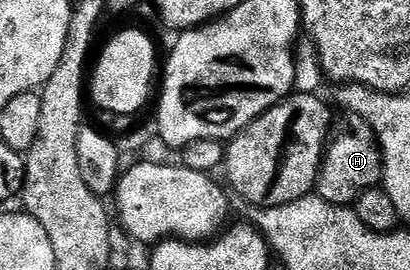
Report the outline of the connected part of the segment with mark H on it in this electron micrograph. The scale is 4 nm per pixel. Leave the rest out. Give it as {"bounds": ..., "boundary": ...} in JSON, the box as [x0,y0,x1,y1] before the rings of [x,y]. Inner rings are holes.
{"bounds":[317,111,383,207],"boundary":[[[347,111],[342,114],[344,117],[337,121],[337,128],[330,138],[329,144],[323,155],[323,163],[319,166],[319,184],[317,186],[317,196],[325,199],[334,205],[344,207],[350,206],[362,193],[376,188],[383,179],[383,149],[379,145],[377,135],[361,115]]]}

